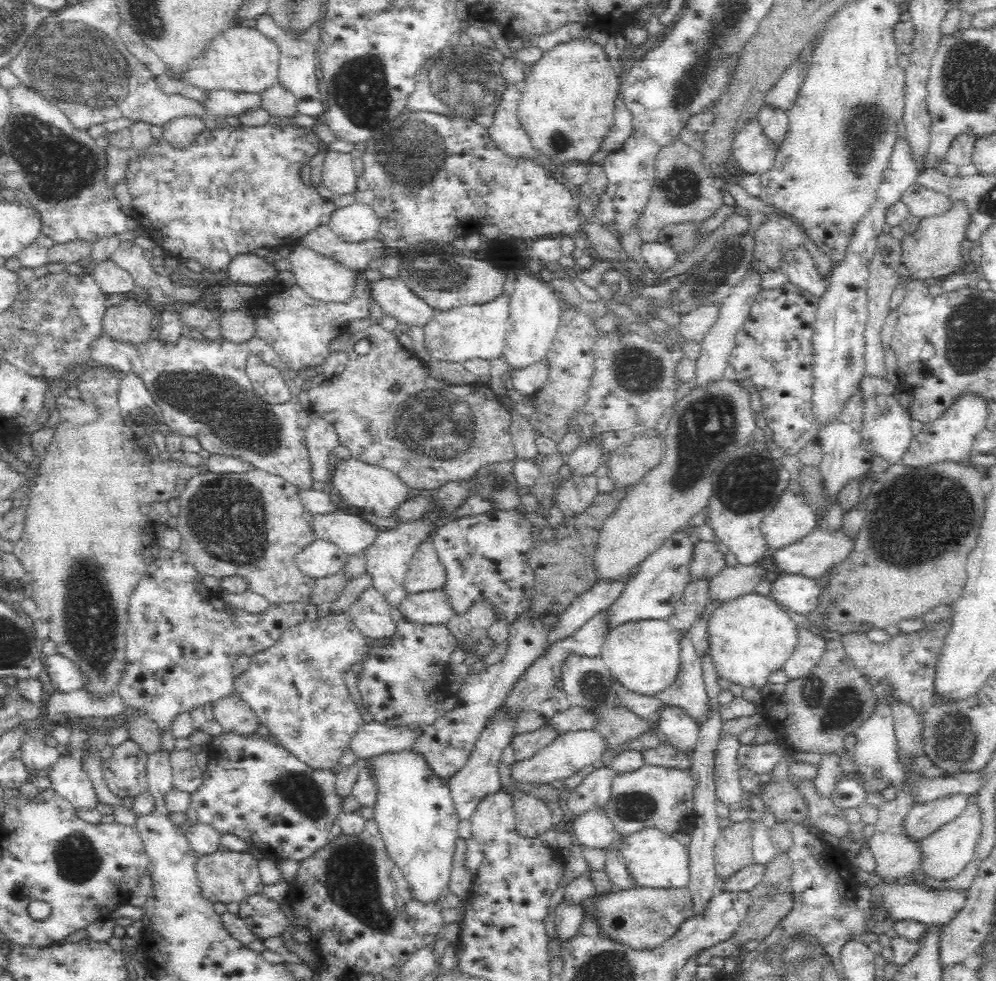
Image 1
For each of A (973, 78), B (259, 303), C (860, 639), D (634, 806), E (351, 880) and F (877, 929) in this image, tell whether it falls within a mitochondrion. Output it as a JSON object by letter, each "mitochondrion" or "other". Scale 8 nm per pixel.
{"A":"mitochondrion","B":"other","C":"other","D":"mitochondrion","E":"mitochondrion","F":"other"}

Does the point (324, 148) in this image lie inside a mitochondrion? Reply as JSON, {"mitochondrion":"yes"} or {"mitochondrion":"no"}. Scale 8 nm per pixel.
{"mitochondrion":"no"}

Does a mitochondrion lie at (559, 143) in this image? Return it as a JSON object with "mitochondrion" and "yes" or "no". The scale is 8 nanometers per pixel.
{"mitochondrion":"yes"}

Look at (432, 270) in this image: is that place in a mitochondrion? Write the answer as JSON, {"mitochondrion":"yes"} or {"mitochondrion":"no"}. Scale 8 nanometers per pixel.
{"mitochondrion":"yes"}

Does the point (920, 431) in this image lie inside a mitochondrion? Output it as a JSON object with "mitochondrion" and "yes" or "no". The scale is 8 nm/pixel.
{"mitochondrion":"no"}

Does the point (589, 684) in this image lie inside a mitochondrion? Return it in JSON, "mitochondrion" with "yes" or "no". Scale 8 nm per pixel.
{"mitochondrion":"yes"}

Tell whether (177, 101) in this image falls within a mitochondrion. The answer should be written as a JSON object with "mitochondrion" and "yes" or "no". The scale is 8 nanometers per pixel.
{"mitochondrion":"no"}

